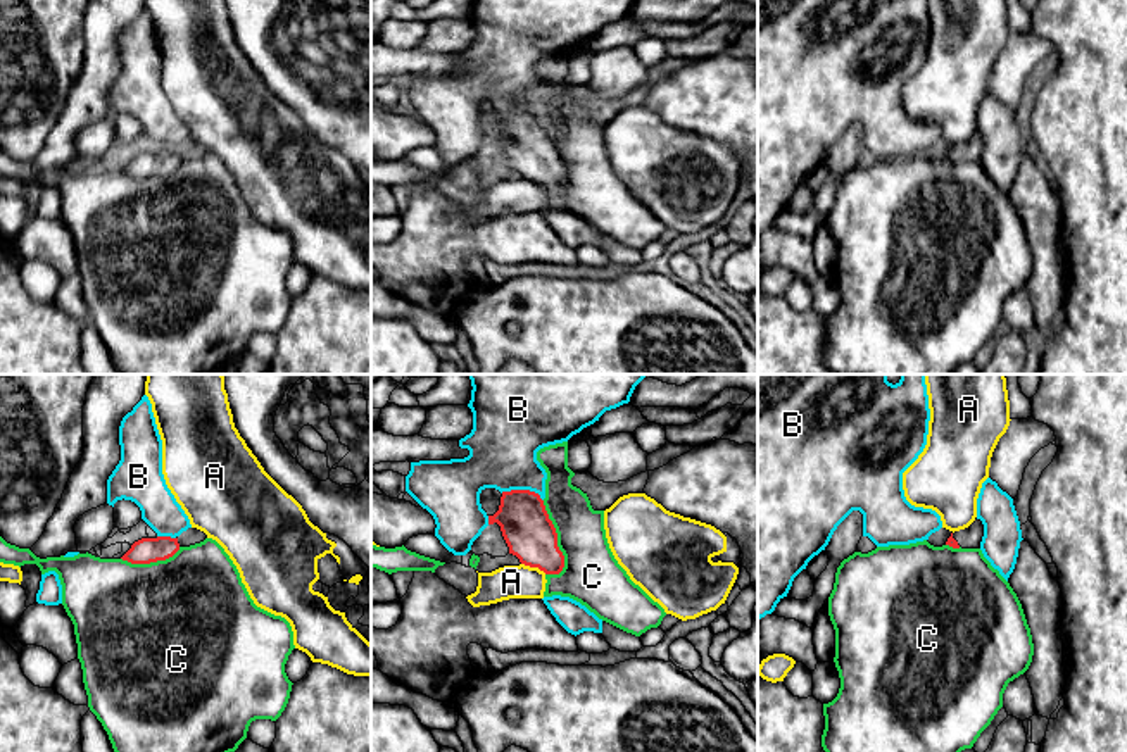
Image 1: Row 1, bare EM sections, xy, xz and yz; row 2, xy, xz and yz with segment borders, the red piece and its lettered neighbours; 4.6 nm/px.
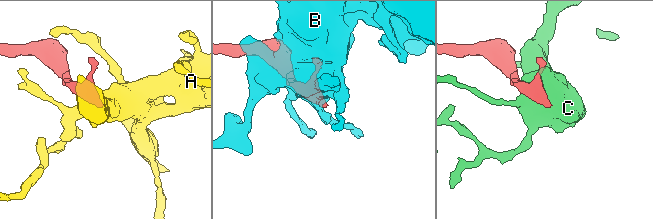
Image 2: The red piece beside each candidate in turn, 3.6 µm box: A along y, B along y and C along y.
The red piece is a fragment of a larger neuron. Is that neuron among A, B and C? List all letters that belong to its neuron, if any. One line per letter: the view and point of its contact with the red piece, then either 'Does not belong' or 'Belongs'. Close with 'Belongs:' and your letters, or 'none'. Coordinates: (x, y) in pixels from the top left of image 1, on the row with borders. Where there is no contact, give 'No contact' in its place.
A: Touches red at xz (534, 566). Does not belong
B: Touches red at xz (523, 490). Does not belong
C: Touches red at xz (556, 538). Does not belong
Belongs: none

